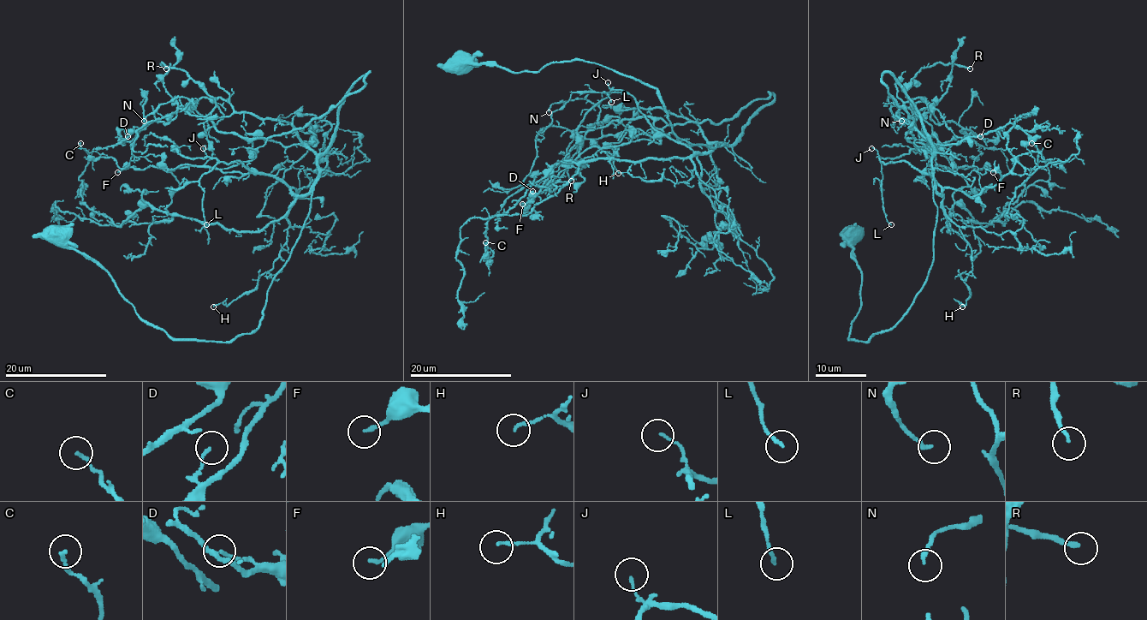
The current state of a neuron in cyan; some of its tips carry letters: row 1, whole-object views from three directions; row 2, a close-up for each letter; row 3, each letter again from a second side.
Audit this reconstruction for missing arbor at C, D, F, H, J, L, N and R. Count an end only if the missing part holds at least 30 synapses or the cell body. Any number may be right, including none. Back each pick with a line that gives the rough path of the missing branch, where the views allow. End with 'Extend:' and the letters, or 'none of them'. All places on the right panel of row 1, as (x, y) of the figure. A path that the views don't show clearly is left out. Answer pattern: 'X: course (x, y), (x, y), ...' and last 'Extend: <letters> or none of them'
R: course (970, 68), (981, 70), (988, 58), (994, 58), (998, 62), (1004, 91), (999, 98), (996, 97)
Extend: R

